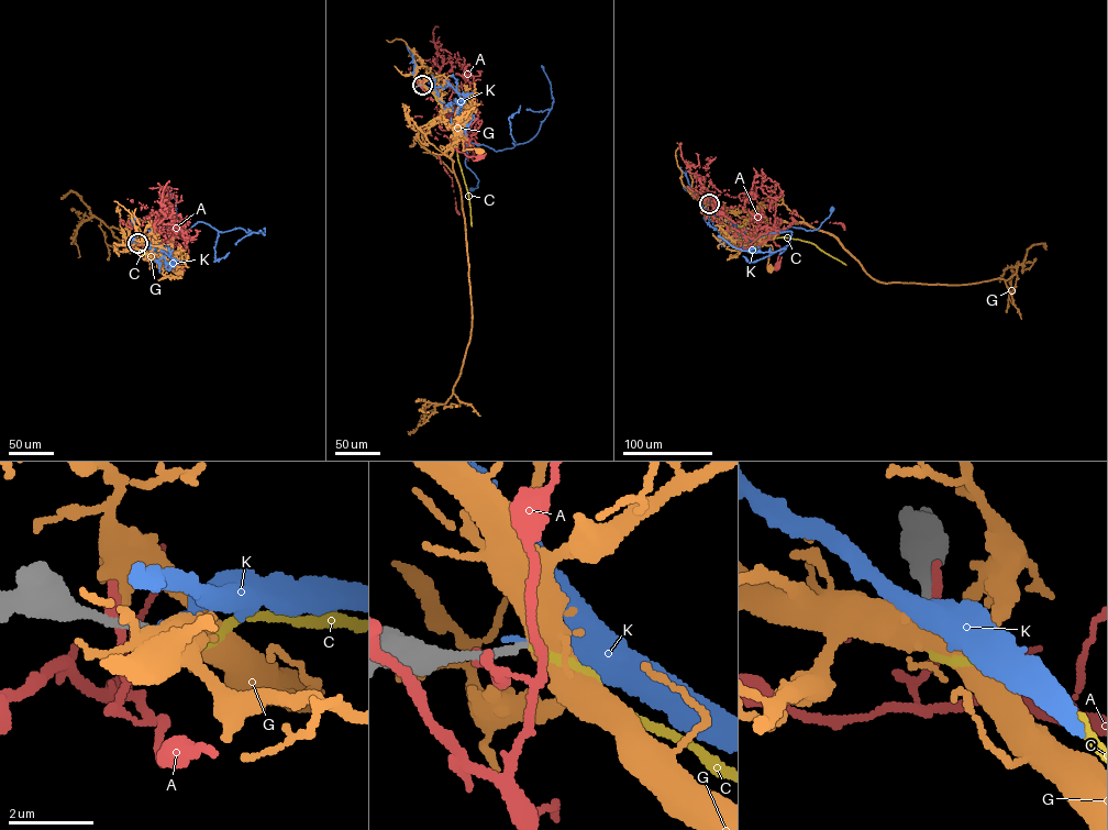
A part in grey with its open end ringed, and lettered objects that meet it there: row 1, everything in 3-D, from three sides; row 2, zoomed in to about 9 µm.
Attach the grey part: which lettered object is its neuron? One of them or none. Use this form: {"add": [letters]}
{"add": ["C"]}

